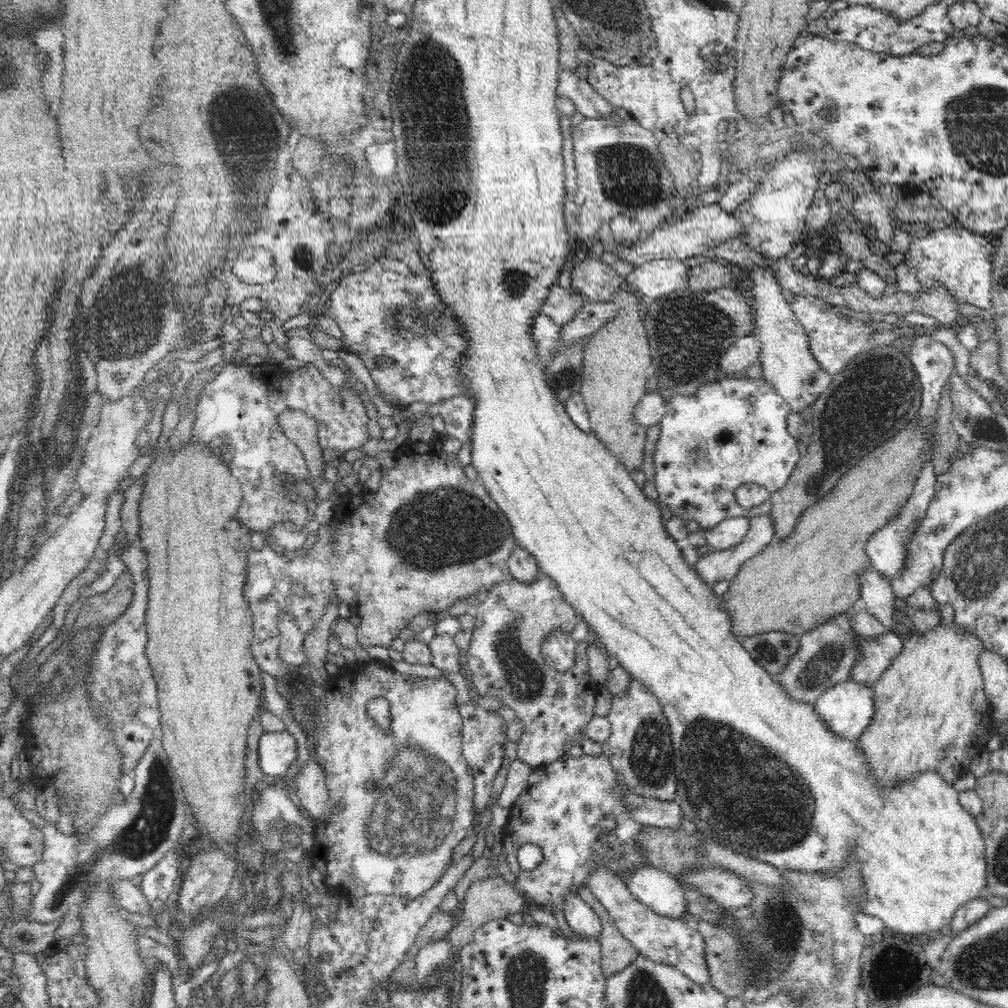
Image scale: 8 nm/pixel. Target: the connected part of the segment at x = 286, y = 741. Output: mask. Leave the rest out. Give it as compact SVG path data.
M288 731L263 732L258 742L258 761L267 782L286 775L298 754L296 738Z

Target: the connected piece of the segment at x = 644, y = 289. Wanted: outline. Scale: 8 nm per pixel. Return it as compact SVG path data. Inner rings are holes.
M656 259L645 262L627 276L626 284L637 294L655 301L670 292L688 288L690 267L680 259Z

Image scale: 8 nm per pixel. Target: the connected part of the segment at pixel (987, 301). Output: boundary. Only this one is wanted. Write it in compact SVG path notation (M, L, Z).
M950 220L950 223L944 229L931 229L913 236L908 245L908 250L904 253L904 263L916 275L921 291L927 291L936 283L941 283L946 287L946 290L954 295L954 299L973 304L980 310L990 309L992 307L992 262L995 252L994 244L991 244L983 235L973 233Z

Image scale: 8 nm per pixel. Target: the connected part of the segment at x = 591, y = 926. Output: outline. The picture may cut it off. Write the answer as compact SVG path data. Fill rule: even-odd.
M568 894L564 900L563 914L571 930L588 938L599 938L602 930L600 918L578 894Z

